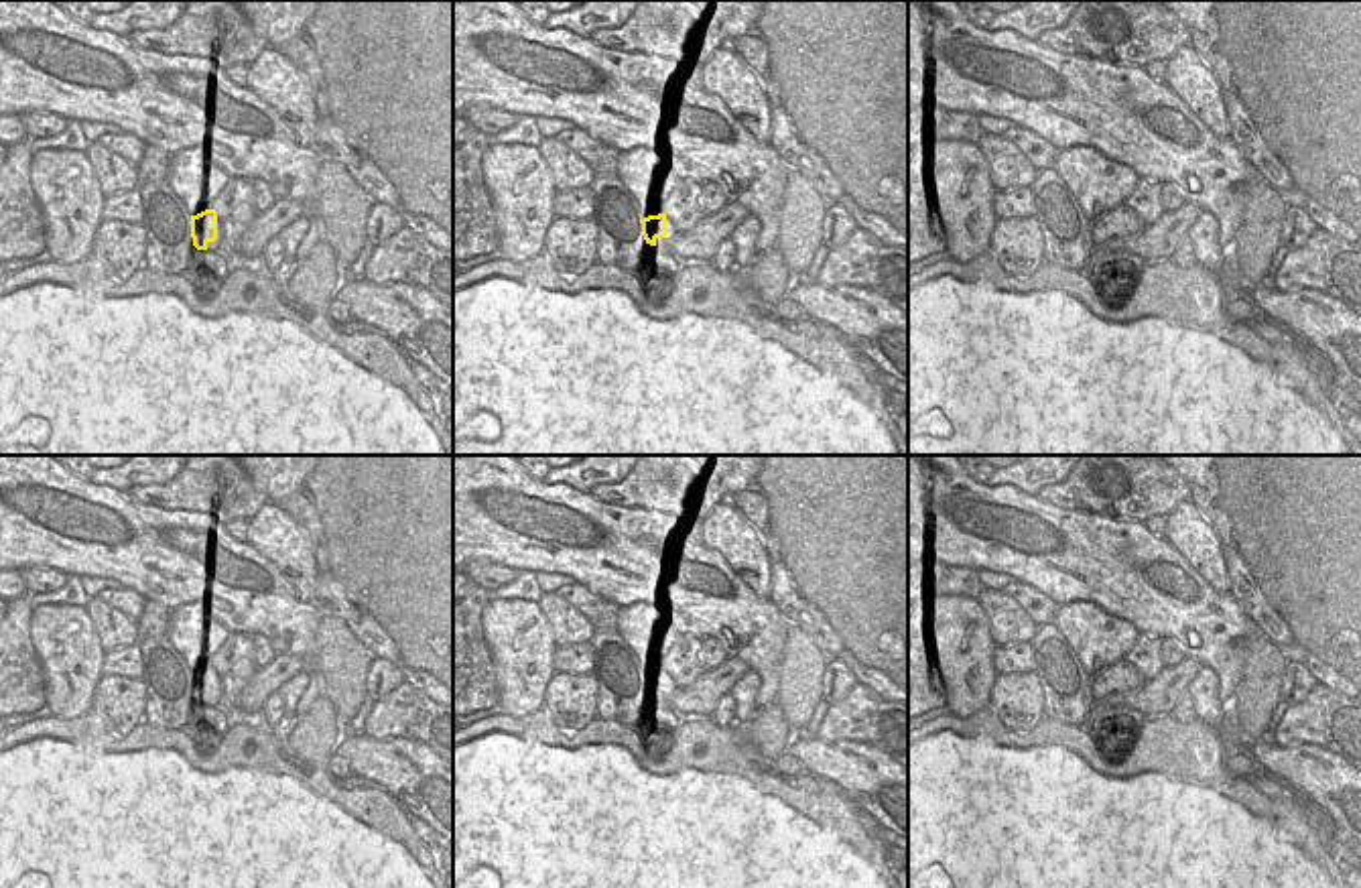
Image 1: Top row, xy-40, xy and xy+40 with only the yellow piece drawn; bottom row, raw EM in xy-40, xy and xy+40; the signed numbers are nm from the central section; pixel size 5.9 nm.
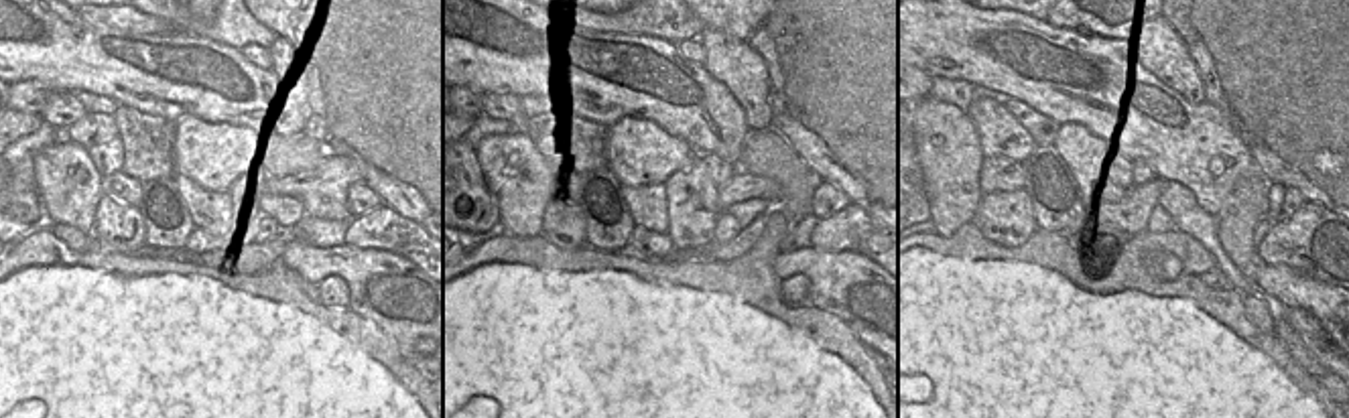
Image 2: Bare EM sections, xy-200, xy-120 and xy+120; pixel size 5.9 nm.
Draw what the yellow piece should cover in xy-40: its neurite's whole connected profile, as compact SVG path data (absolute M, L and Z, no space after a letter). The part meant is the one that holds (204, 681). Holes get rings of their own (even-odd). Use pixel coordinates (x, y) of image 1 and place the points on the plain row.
M205 664L191 671L191 693L197 705L207 705L209 697L217 695L217 667Z

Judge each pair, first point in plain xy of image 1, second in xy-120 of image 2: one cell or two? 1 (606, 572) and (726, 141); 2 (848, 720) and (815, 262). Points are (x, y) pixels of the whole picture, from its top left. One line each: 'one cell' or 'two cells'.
1: one cell
2: two cells

